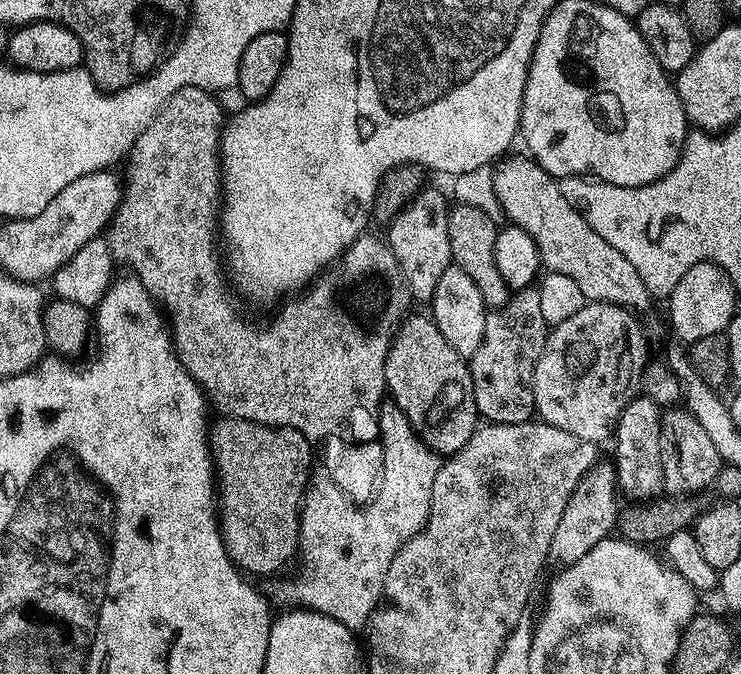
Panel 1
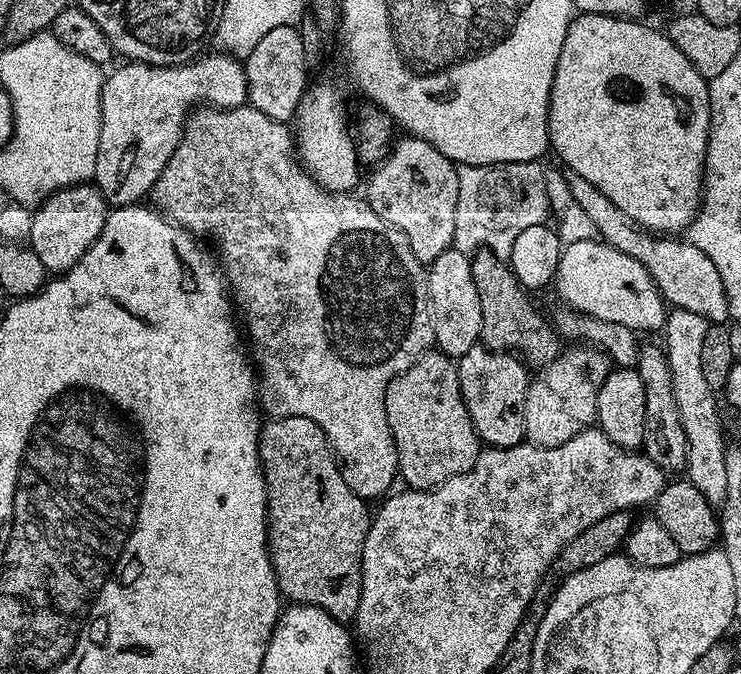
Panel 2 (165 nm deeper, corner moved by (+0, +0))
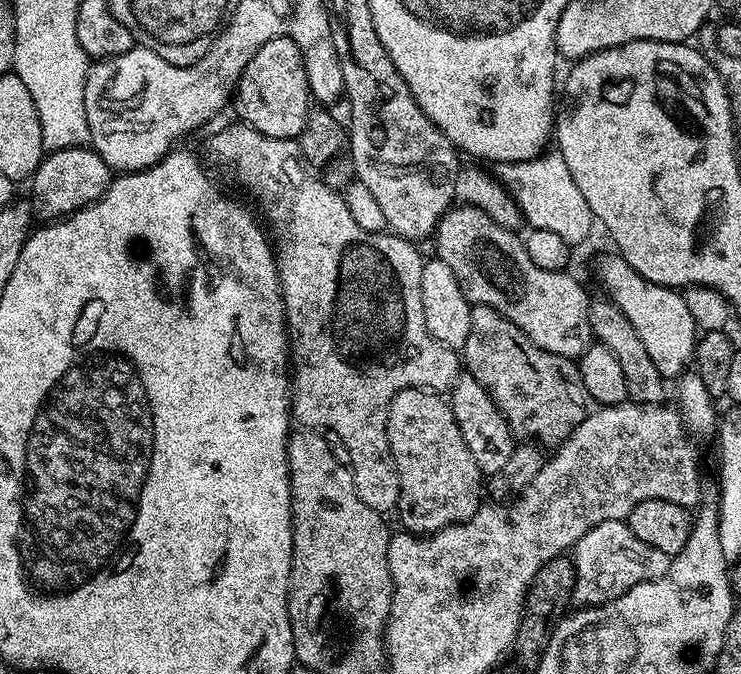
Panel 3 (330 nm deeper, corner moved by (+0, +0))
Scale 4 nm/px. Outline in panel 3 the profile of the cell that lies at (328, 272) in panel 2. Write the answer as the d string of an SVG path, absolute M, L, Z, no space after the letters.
M235 122L228 124L221 132L216 132L208 140L208 156L216 164L224 168L236 168L236 180L260 203L259 211L264 211L263 219L266 221L267 231L270 233L271 243L274 245L276 257L276 270L280 274L280 293L284 295L284 311L286 323L290 333L290 416L297 425L311 426L316 430L329 428L338 439L344 443L348 451L347 459L350 461L352 477L358 490L358 498L370 506L370 510L381 514L391 513L398 502L400 493L400 479L398 470L394 466L394 458L390 454L390 442L386 434L386 418L390 410L390 402L394 394L398 394L404 388L426 388L437 394L447 393L456 385L456 380L462 375L462 360L453 349L447 348L438 338L426 330L426 314L422 314L422 270L424 260L415 243L411 240L403 240L402 237L389 234L387 231L367 232L354 222L354 214L346 206L343 195L339 191L332 192L328 184L323 184L316 175L306 167L300 151L299 139L287 140L286 138L270 138L258 130L254 130L249 124Z

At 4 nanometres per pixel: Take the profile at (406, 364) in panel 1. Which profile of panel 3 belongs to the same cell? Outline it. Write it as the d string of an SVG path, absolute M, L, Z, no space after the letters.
M404 388L394 394L386 434L400 479L395 511L400 512L403 531L431 536L446 526L474 518L482 503L482 473L462 439L462 430L458 430L451 403L443 395L426 388Z

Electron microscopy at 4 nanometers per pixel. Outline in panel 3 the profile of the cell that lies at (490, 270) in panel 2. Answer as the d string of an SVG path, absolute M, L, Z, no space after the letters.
M472 305L470 335L462 349L462 364L467 375L482 382L505 422L512 427L513 437L521 441L559 446L594 410L590 390L582 382L579 363L534 346L514 322L490 306Z

